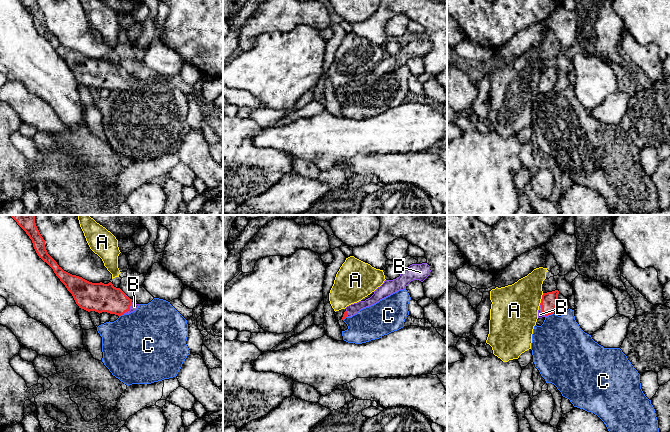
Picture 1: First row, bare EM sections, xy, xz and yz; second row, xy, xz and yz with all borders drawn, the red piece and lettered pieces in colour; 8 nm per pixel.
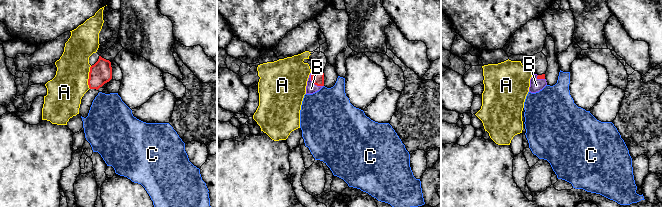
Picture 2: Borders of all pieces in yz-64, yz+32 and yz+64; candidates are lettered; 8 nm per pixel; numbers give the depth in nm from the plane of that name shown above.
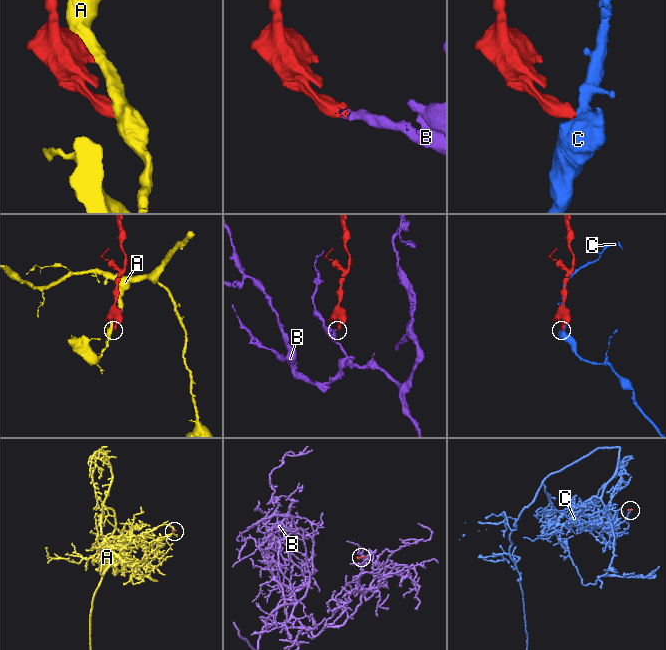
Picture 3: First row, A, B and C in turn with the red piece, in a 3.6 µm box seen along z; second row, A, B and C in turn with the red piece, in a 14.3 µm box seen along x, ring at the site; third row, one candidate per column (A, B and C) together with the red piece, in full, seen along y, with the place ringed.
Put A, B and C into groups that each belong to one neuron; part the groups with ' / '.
A / B / C

